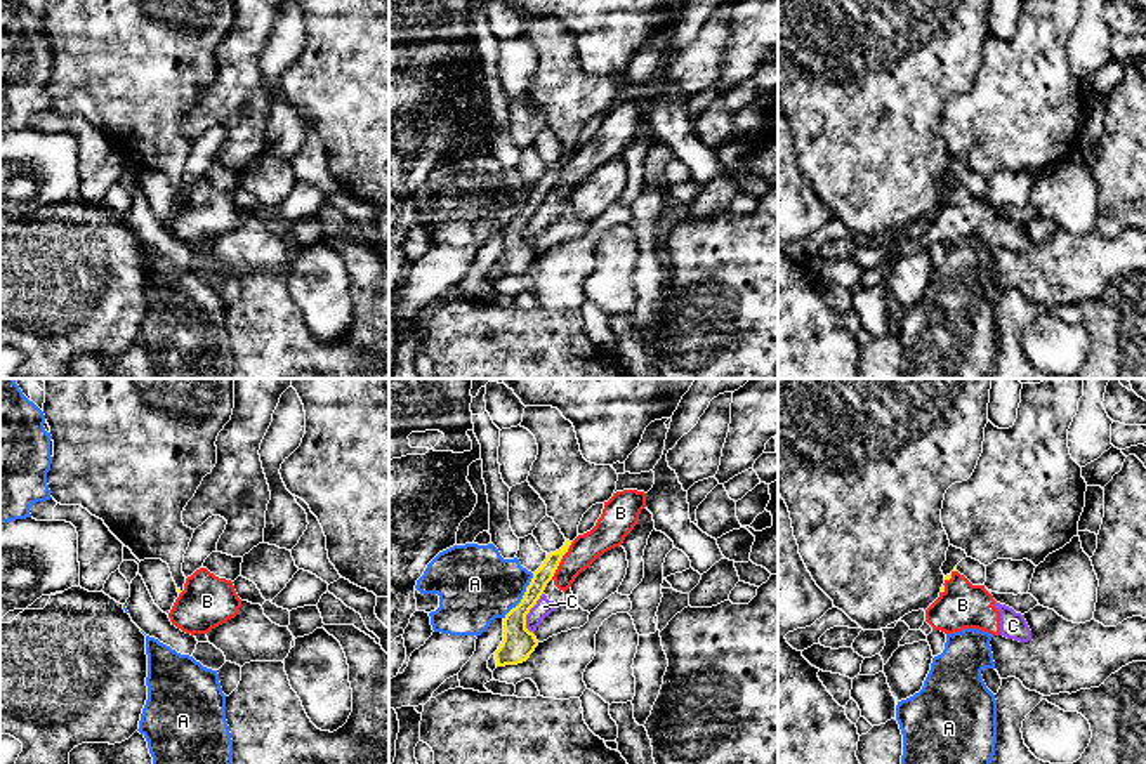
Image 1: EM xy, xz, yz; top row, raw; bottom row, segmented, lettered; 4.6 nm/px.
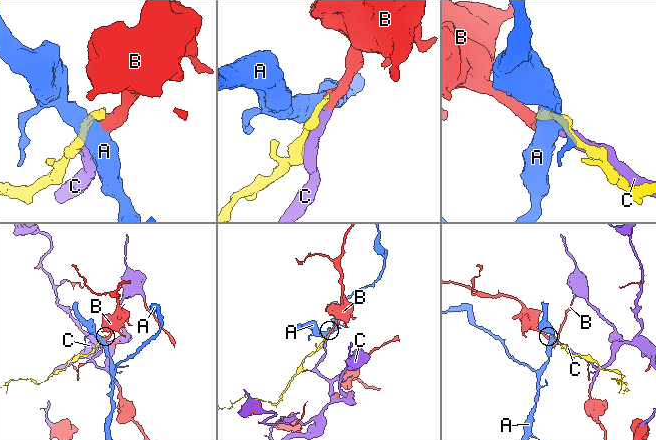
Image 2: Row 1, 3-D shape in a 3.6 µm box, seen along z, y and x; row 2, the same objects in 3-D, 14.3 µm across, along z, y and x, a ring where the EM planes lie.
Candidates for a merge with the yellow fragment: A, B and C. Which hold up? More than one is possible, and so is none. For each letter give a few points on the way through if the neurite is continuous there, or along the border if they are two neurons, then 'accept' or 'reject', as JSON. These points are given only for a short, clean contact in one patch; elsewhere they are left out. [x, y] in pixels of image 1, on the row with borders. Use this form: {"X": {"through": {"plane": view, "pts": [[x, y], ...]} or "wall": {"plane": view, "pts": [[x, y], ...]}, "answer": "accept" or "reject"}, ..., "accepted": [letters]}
{"A": {"wall": {"plane": "xz", "pts": [[533, 573], [523, 598], [504, 619]]}, "answer": "reject"}, "B": {"wall": {"plane": "xz", "pts": [[572, 542], [551, 579]]}, "answer": "reject"}, "C": {"answer": "reject"}, "accepted": []}

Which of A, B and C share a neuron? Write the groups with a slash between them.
A / B C

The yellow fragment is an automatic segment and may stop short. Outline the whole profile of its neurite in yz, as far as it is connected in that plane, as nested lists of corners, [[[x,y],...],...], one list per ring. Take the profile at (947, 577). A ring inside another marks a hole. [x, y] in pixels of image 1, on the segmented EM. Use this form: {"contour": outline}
{"contour": [[[953,545],[948,547],[946,550],[946,561],[941,566],[941,571],[945,575],[945,580],[952,578],[952,573],[957,571],[957,564],[965,559],[967,554],[962,549],[957,549]]]}

